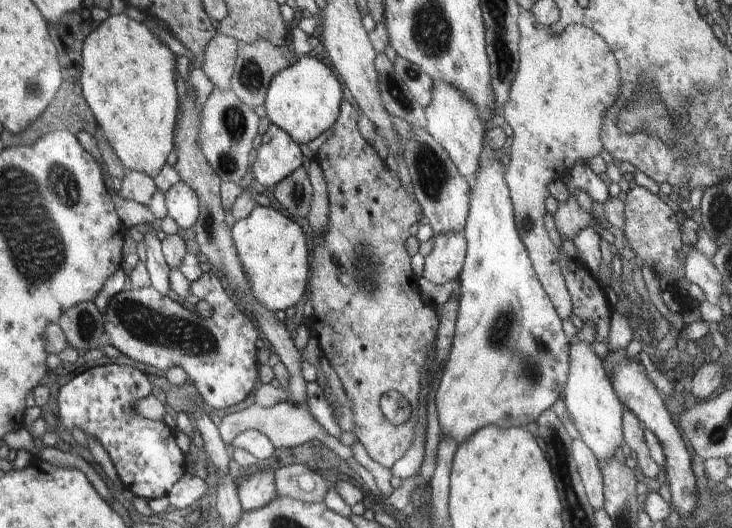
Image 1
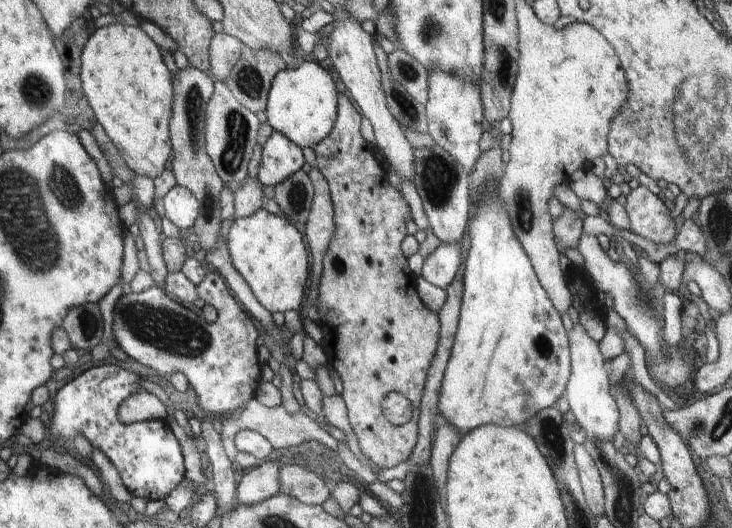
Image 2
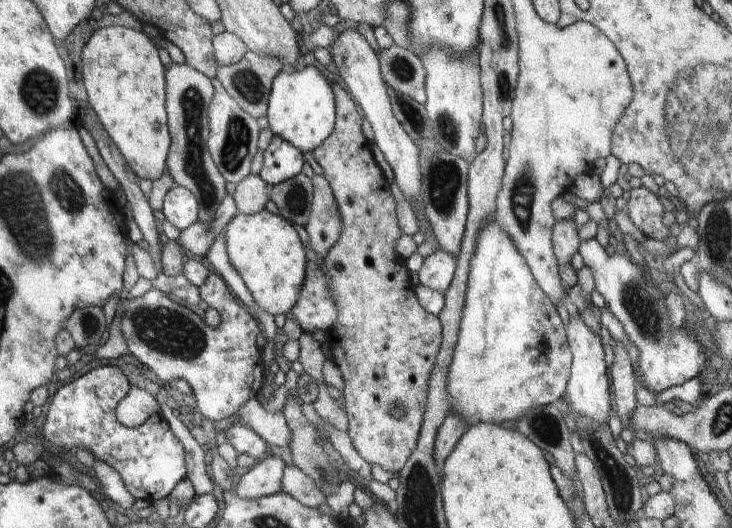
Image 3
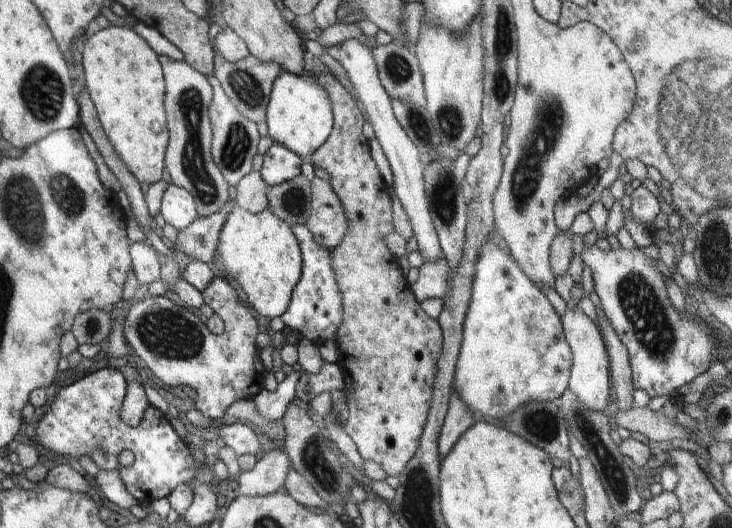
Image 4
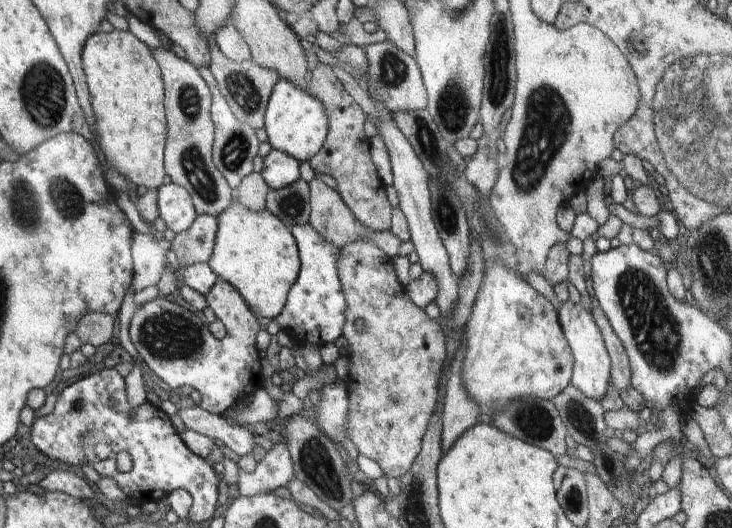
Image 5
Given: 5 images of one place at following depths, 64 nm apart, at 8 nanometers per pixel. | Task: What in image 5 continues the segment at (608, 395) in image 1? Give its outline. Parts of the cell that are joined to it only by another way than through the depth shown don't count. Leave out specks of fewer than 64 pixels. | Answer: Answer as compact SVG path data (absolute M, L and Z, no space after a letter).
M570 299L564 301L557 310L557 316L564 336L573 352L573 373L571 384L589 399L601 400L604 396L612 394L609 389L611 358L606 350L602 333L594 322L591 313L586 311L580 303L574 303Z

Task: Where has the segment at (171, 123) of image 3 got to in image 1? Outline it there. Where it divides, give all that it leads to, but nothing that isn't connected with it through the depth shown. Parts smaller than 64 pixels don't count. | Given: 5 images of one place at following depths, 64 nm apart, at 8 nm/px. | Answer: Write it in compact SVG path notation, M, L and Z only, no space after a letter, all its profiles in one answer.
M190 65L188 78L185 80L187 91L182 102L179 102L180 116L176 119L175 129L173 130L173 144L176 145L178 156L176 163L173 166L179 174L180 181L186 183L190 188L194 189L199 200L199 217L193 224L194 232L196 232L196 242L200 250L209 262L213 265L214 271L222 278L226 284L226 288L230 291L235 299L242 302L242 306L252 312L252 316L256 318L262 332L272 344L272 350L280 357L281 363L288 369L289 392L282 390L280 387L275 388L271 383L262 383L256 392L254 392L254 402L263 407L273 407L276 403L286 403L292 400L292 404L304 405L307 408L307 390L306 382L301 374L302 356L298 352L294 341L290 338L284 322L276 319L274 311L268 310L265 306L259 303L253 297L252 289L250 288L249 280L246 278L242 268L241 260L238 258L238 253L234 248L234 243L231 237L231 228L226 225L224 217L224 208L221 205L221 180L214 172L214 169L208 164L206 157L203 155L199 145L199 126L201 123L201 110L204 108L208 97L214 90L215 84L206 76L206 73L196 65Z

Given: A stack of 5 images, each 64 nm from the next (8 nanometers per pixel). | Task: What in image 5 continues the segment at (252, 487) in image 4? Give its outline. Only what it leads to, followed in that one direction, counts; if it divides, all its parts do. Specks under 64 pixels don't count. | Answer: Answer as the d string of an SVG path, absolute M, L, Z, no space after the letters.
M276 443L251 473L239 471L237 486L242 496L251 497L280 486L286 488L294 478L293 460L287 444Z

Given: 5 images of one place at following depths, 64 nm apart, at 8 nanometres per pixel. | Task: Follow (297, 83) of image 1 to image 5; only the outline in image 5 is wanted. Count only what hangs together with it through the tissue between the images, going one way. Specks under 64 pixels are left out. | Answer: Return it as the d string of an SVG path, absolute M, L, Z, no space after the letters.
M278 79L266 107L264 123L272 149L289 154L301 163L309 161L325 143L328 123L323 104L320 104L310 90L303 91L290 81Z

